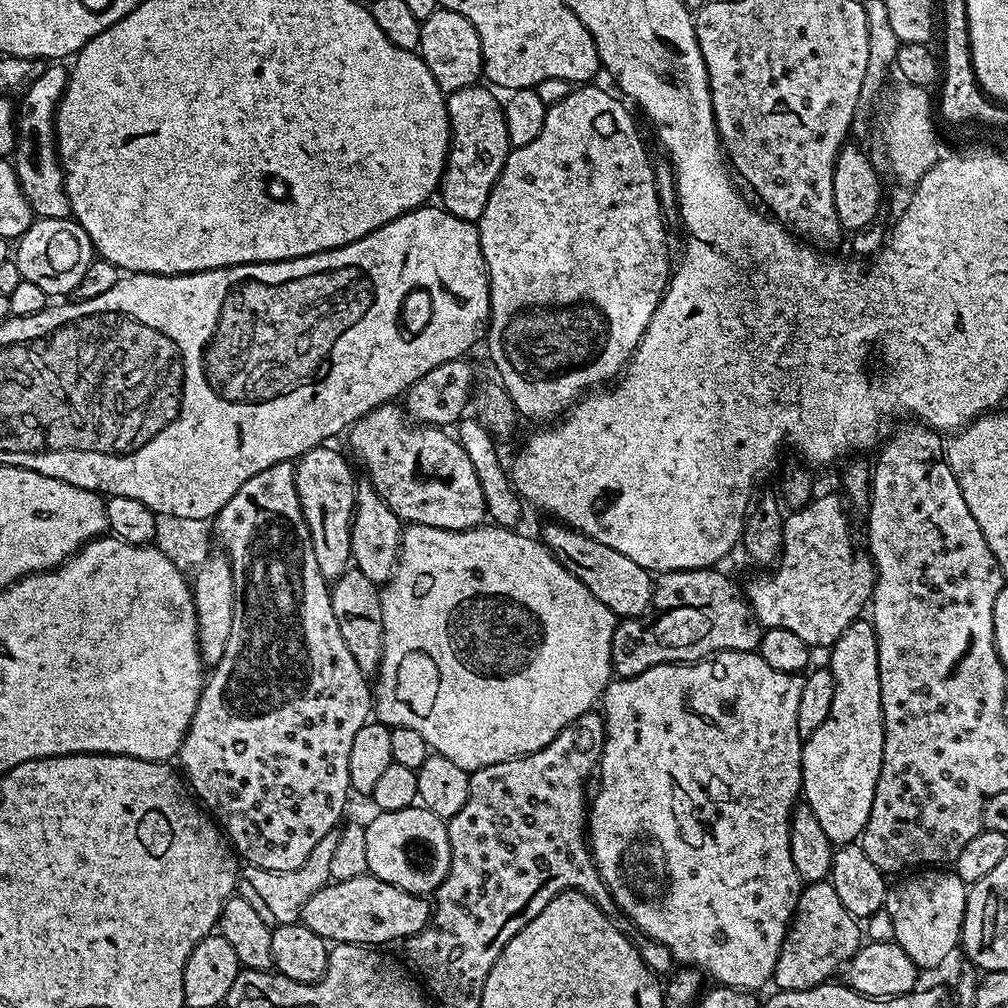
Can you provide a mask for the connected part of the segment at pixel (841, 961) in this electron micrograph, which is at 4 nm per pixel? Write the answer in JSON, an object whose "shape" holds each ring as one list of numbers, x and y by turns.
{"shape":[[819,880,816,884,805,883,800,890,800,897,798,898,798,906,796,908,796,915,793,916,791,924,788,926,788,933,786,934,786,938,782,942,782,950,778,954,778,962,776,963,776,971,774,973,774,984,777,989,781,992,785,992,786,990,794,990,795,988,812,988,814,986,818,986,819,984,829,983,833,979,832,976,836,971,843,969,847,961,851,960,852,955,856,952,858,947,858,941,856,941,856,929,860,926,861,929,861,921,857,919,857,917,851,916,850,910,846,910,846,906,842,906,838,902,838,893,832,889,831,883,828,880]]}

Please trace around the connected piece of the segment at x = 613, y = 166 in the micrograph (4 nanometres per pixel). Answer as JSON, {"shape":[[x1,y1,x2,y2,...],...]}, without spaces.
{"shape":[[592,86,573,87,566,94,566,98,549,104,546,122,542,122,538,138,534,138,534,142,529,142,527,146,512,148,509,151,502,166,502,174,490,190,486,210,482,210,482,218,478,222,480,245,488,267,490,286,490,314,486,329,488,356,492,359,505,390,508,391,507,399,512,407,523,419,525,416,528,420,544,420,540,422,548,422,567,413,568,409,589,390,599,389,619,377,628,359,632,357,633,350,644,337,646,326,654,310,660,305,660,298,664,295,664,289,667,288,670,279,668,238,664,234,666,221,656,193,654,162,648,158,644,140,640,137,631,114,624,109,625,101,615,100,604,88,588,87]]}

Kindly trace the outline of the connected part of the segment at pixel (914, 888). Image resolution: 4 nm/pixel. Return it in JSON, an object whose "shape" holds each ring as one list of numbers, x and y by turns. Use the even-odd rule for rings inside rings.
{"shape":[[920,870,900,879,904,878,889,887,886,901,890,922,896,927,894,942,917,962,946,959,952,944,959,945,962,940,962,913,968,901,968,888,948,870]]}

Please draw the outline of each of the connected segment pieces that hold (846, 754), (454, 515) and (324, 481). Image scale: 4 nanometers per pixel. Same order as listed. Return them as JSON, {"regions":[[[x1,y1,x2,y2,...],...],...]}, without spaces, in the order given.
{"regions":[[[861,618,831,645,834,702,826,722,803,741,800,750,802,800,810,806,833,846,859,841,874,806,874,790,884,757,884,715,880,697,878,642,872,625]],[[389,402,366,413,347,429,348,444,352,447,351,455,360,459,364,467,363,475,376,487,380,497,394,510,394,514,402,522,408,524,425,524,451,532,468,532,479,528,486,520,486,502,482,494,482,482,478,482,478,474,474,474,474,465,466,458,466,450,462,450,460,441,455,435,444,433,440,426,417,426,404,421,406,412,403,407]],[[321,446,305,452,295,461,295,466,298,502,302,506,302,514,306,518,306,526,310,530,310,538,314,546,314,559,318,561,318,570,322,570,324,579,331,582,348,571,352,564,352,513,356,510,358,476,352,473,347,455,344,457,342,453,335,452,334,449,328,447,332,446]]]}

